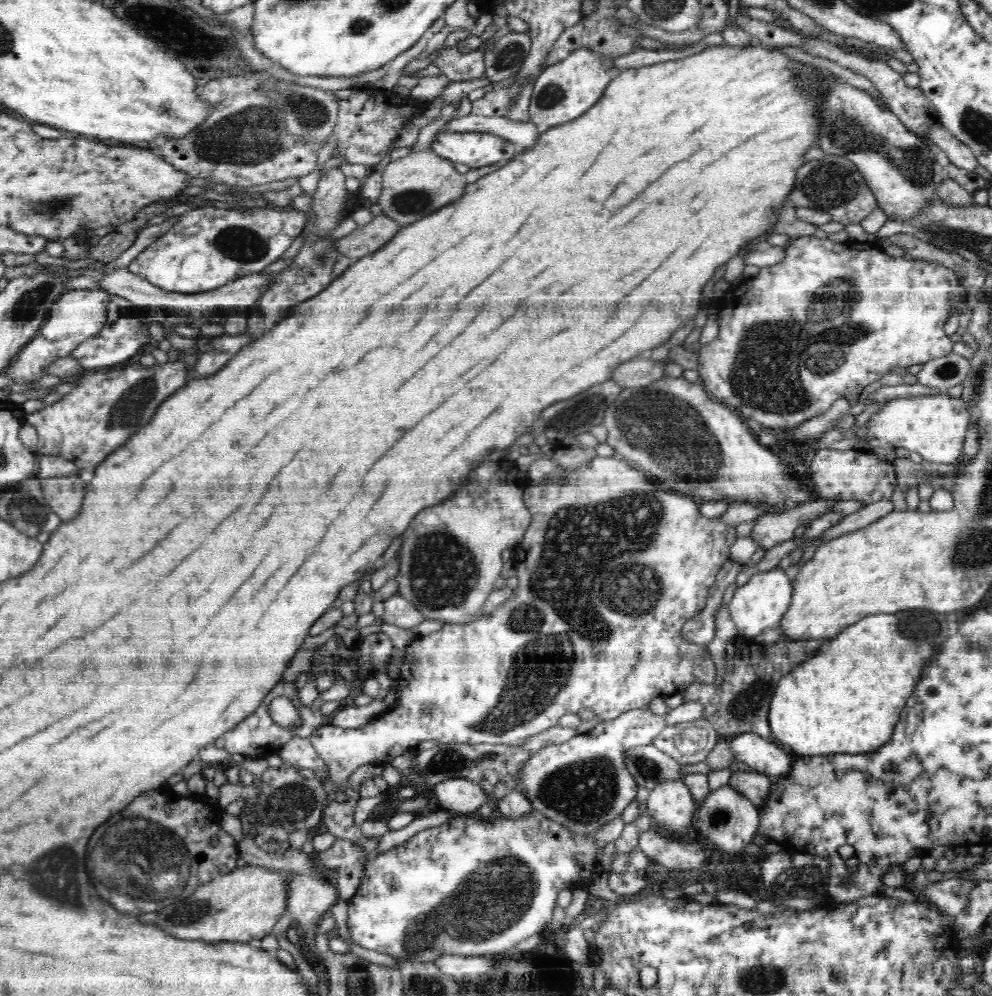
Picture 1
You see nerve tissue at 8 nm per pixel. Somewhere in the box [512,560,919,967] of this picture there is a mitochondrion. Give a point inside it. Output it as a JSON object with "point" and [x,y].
{"point":[583,792]}

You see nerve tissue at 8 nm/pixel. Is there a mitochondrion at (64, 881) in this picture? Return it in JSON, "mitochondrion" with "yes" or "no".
{"mitochondrion":"yes"}

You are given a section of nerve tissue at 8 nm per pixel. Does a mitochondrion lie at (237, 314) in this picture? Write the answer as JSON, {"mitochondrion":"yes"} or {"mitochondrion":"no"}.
{"mitochondrion":"no"}

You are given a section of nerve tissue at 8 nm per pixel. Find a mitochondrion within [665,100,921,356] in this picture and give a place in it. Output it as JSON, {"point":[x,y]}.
{"point":[834,183]}

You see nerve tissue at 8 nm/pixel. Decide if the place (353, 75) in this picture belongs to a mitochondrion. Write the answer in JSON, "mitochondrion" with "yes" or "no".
{"mitochondrion":"no"}

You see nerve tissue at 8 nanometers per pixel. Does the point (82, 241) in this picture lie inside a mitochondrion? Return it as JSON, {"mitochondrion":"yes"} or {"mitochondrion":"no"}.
{"mitochondrion":"yes"}

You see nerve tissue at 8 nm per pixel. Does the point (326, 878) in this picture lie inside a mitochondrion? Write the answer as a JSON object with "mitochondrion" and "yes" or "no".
{"mitochondrion":"no"}

